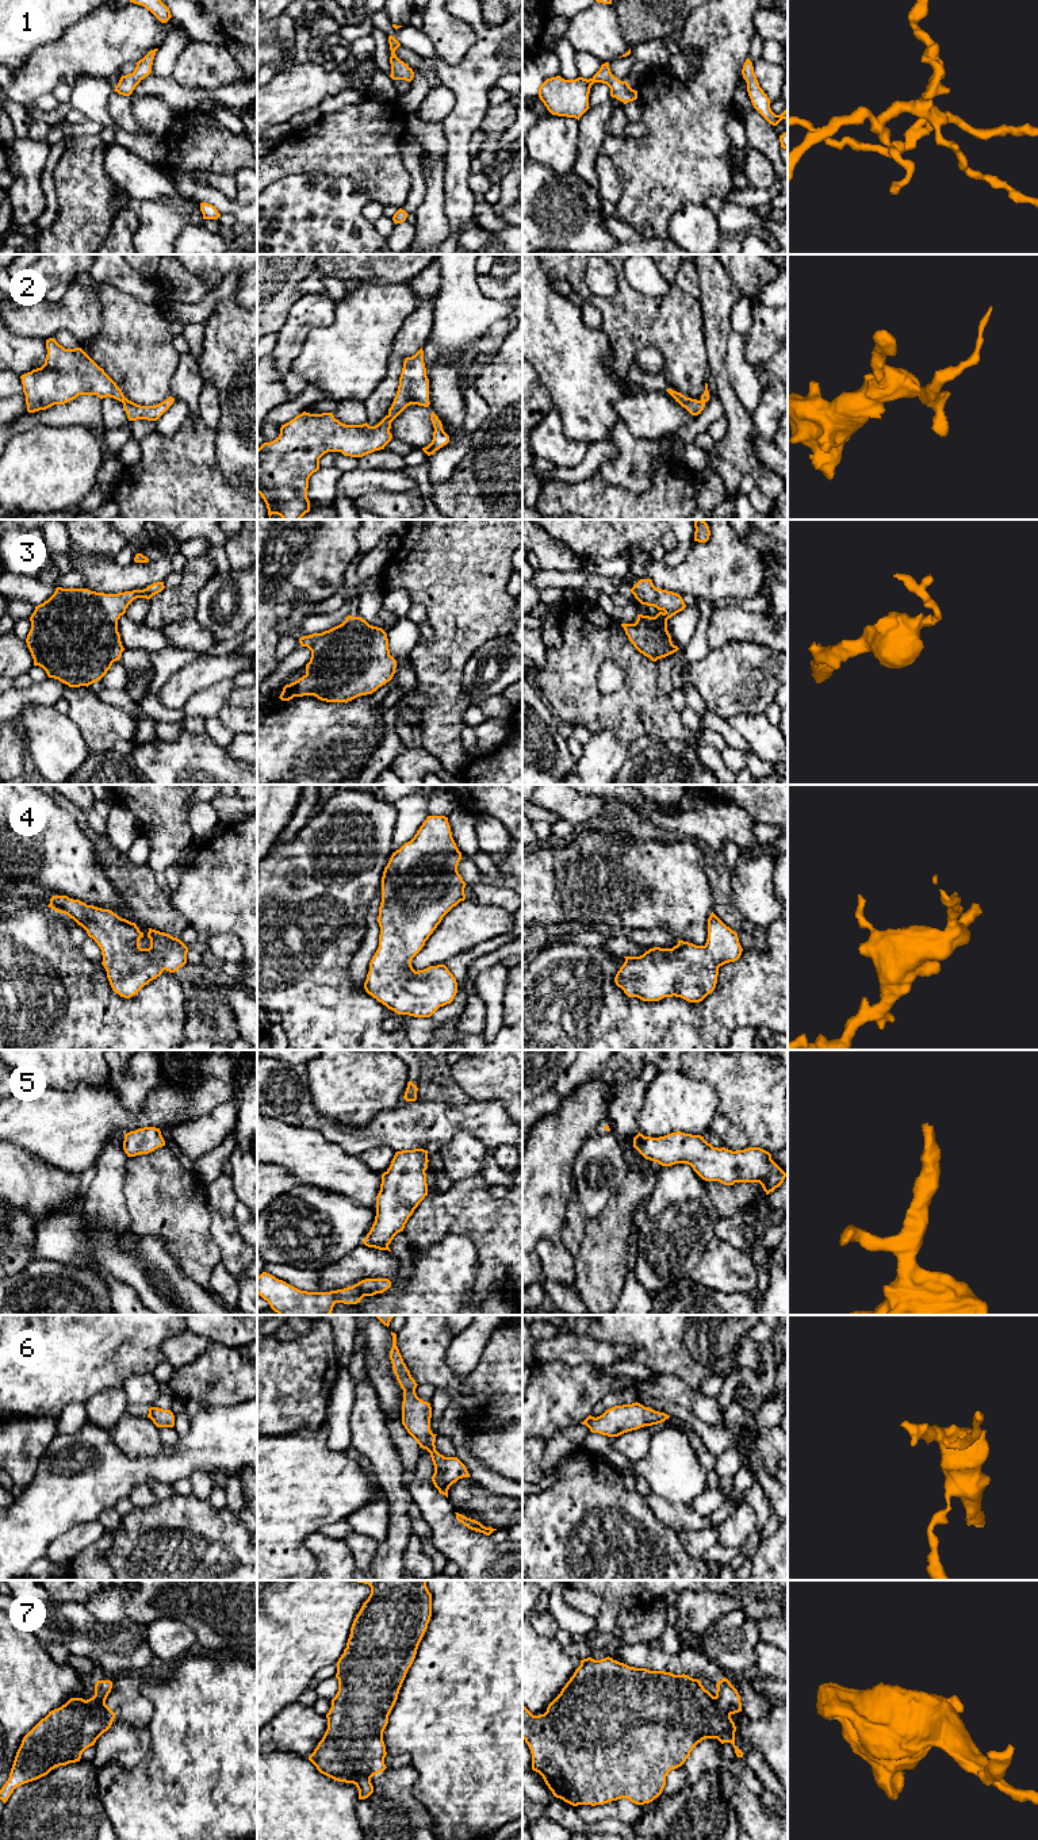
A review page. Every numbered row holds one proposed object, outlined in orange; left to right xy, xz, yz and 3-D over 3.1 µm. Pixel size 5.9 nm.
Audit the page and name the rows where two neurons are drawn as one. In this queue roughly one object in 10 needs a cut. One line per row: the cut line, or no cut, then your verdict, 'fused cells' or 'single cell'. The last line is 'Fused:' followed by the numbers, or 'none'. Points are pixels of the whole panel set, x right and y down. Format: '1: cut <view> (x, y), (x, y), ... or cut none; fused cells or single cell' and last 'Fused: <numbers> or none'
1: cut none; single cell
2: cut none; single cell
3: cut none; single cell
4: cut none; single cell
5: cut none; single cell
6: cut none; single cell
7: cut yz (713, 1697), (715, 1702), (730, 1714); fused cells
Fused: 7

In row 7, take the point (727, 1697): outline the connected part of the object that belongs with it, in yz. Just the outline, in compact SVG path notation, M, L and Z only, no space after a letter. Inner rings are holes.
M723 1678L717 1682L716 1687L717 1690L715 1701L719 1707L721 1707L728 1714L742 1711L740 1695L728 1679Z

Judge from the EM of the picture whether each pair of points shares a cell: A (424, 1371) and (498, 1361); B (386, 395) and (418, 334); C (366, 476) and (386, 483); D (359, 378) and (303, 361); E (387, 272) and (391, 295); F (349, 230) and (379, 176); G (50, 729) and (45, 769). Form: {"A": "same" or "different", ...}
{"A": "same", "B": "same", "C": "same", "D": "same", "E": "different", "F": "different", "G": "same"}

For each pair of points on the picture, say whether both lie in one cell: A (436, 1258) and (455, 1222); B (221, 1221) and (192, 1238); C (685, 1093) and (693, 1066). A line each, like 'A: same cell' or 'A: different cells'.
A: different cells
B: different cells
C: different cells

